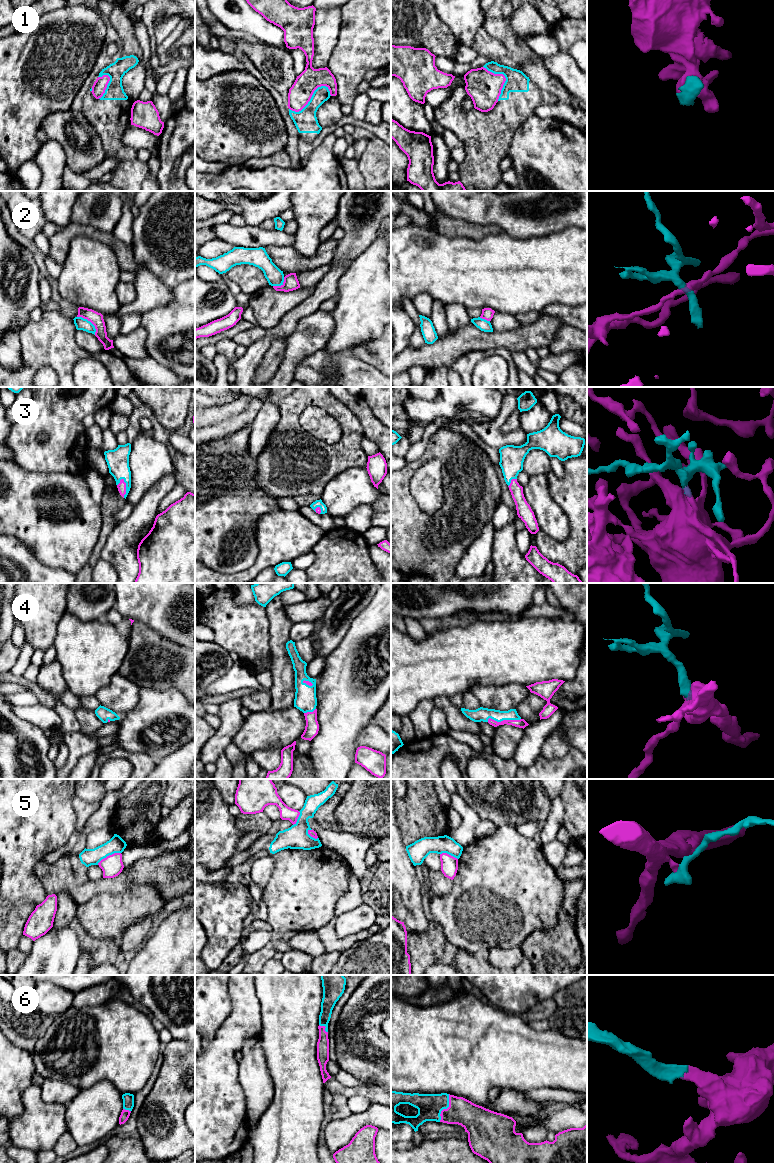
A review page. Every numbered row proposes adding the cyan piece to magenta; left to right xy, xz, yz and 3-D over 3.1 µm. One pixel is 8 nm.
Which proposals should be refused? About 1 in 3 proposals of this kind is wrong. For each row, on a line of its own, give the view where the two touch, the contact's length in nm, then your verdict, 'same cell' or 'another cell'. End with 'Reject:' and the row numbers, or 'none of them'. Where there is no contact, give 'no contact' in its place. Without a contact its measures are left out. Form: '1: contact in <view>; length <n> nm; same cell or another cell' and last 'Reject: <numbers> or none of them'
1: contact in xz; length 360 nm; another cell
2: contact in xy; length 220 nm; another cell
3: contact in xy; length 160 nm; same cell
4: contact in yz; length 280 nm; same cell
5: contact in xy; length 220 nm; another cell
6: contact in yz; length 240 nm; same cell
Reject: 1, 2, 5

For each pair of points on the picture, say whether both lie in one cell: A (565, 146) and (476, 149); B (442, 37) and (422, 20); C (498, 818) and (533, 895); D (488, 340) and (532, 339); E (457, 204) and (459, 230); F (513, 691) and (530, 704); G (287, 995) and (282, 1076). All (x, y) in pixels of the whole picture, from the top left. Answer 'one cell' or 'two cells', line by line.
A: two cells
B: one cell
C: two cells
D: one cell
E: two cells
F: two cells
G: one cell

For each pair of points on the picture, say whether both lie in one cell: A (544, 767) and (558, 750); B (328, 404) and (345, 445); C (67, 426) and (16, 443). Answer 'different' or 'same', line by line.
A: different
B: same
C: same

